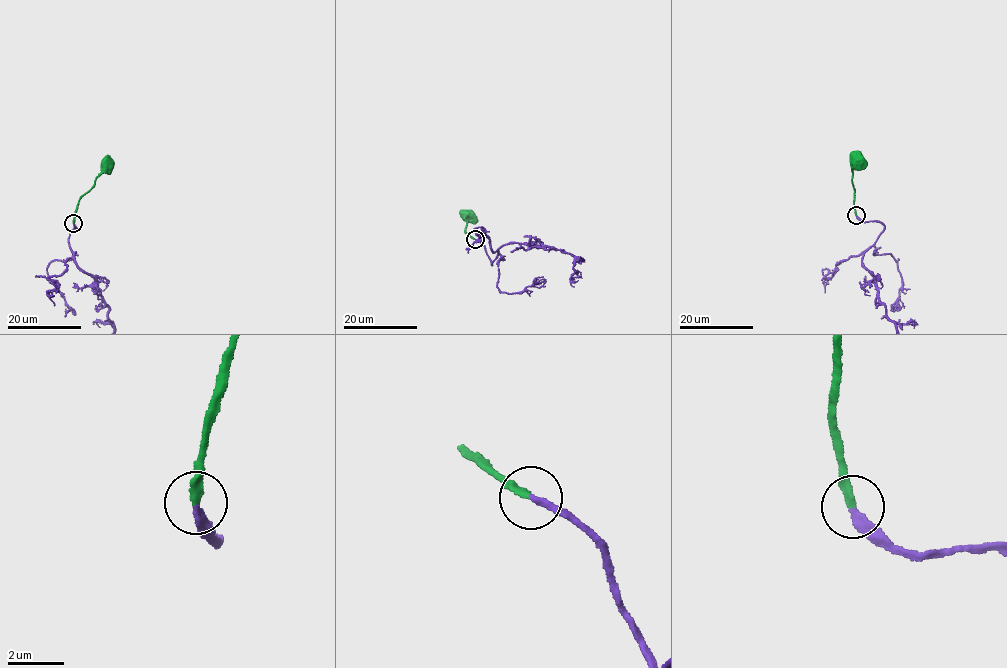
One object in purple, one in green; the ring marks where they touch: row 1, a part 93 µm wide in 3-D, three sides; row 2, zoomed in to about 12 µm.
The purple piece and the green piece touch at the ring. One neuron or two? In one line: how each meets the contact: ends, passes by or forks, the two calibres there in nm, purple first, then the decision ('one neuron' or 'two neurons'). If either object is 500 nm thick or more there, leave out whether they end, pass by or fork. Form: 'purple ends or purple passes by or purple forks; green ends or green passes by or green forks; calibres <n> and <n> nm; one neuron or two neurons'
purple ends; green ends; calibres 260 and 280 nm; one neuron

